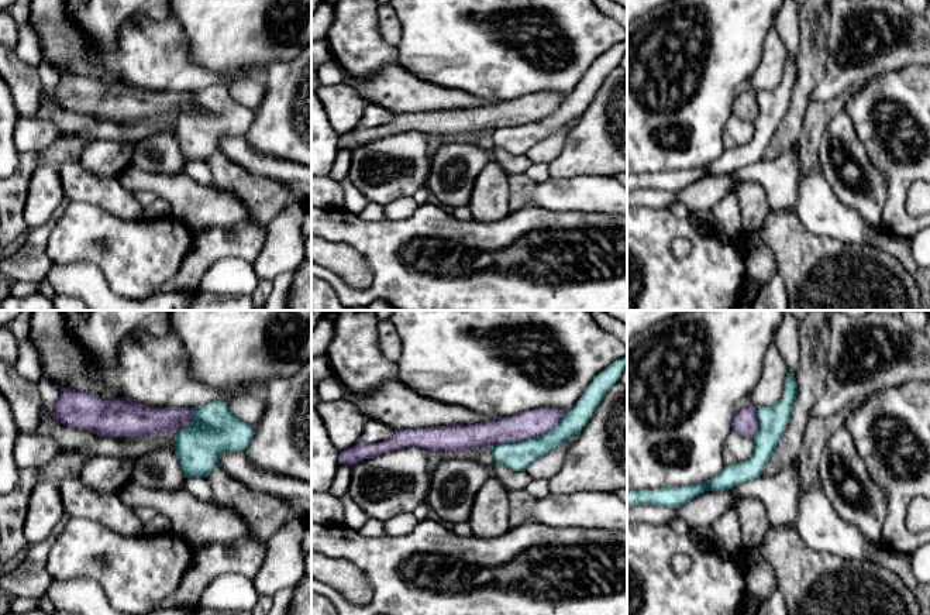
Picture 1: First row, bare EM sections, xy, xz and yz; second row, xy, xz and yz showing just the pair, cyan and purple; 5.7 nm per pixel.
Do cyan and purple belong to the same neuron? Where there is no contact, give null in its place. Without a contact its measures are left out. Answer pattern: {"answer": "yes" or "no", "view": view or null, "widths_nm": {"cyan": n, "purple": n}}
{"answer": "no", "view": "xz", "widths_nm": {"cyan": 180, "purple": 160}}

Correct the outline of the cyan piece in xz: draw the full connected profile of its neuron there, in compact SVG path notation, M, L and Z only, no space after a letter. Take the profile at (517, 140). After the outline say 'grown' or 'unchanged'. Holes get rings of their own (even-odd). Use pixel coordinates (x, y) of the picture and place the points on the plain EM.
M623 41L597 58L576 89L566 96L551 116L528 124L492 130L495 148L504 150L512 155L526 155L534 145L542 142L571 121L578 120L626 51L627 41Z; unchanged

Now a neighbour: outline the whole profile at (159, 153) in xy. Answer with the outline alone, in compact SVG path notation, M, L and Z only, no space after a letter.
M155 133L132 142L132 166L151 173L185 172L187 162L172 133Z

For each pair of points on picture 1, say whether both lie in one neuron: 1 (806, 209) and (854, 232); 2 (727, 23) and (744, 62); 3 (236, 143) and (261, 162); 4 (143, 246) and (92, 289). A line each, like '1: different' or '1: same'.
1: same
2: same
3: same
4: different

